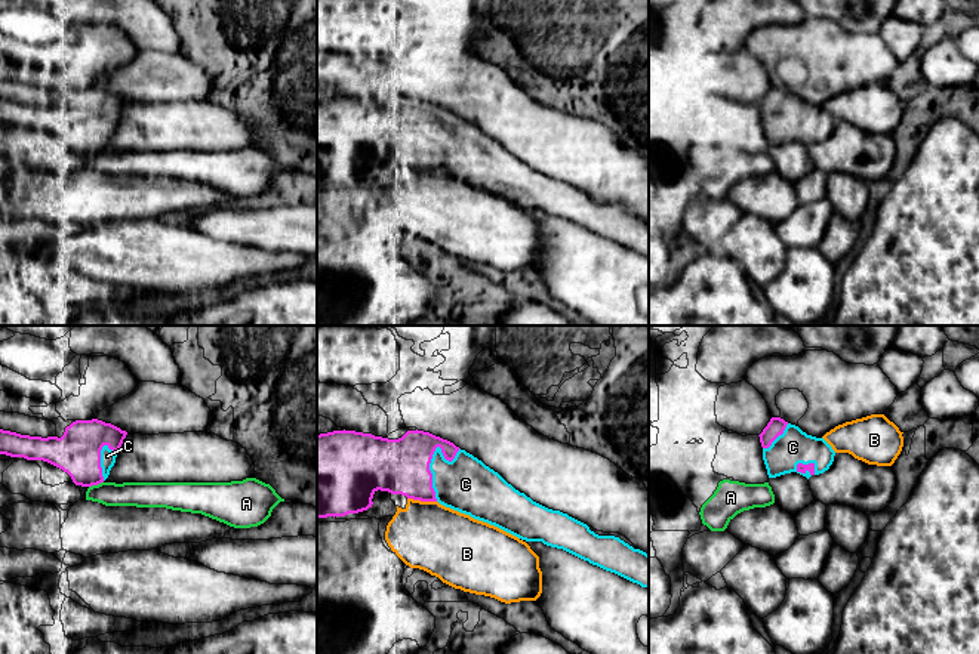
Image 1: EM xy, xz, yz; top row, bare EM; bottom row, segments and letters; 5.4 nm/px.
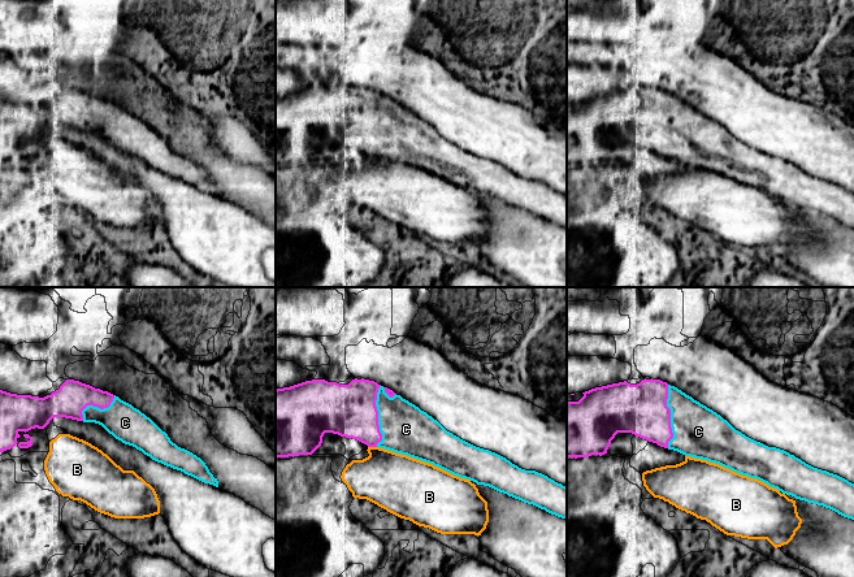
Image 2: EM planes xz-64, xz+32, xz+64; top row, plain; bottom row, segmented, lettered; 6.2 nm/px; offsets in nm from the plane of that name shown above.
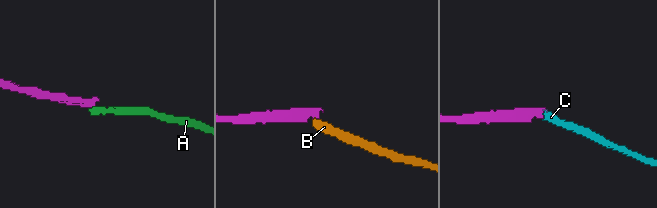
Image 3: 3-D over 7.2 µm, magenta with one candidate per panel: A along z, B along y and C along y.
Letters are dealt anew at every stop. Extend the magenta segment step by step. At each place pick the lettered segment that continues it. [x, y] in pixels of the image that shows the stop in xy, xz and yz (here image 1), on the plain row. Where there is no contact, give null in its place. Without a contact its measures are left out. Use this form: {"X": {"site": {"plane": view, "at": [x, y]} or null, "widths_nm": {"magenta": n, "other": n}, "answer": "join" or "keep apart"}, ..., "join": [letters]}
{"A": {"site": {"plane": "xy", "at": [95, 153]}, "widths_nm": {"magenta": 240, "other": 140}, "answer": "keep apart"}, "B": {"site": {"plane": "xz", "at": [422, 169]}, "widths_nm": {"magenta": 300, "other": 360}, "answer": "keep apart"}, "C": {"site": {"plane": "xz", "at": [431, 126]}, "widths_nm": {"magenta": 300, "other": 300}, "answer": "keep apart"}, "join": []}

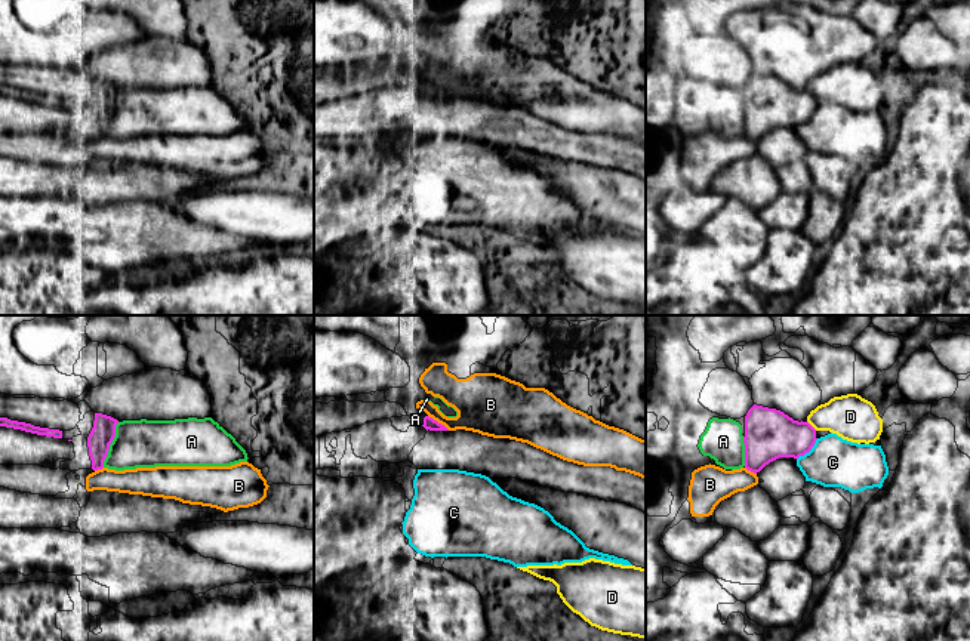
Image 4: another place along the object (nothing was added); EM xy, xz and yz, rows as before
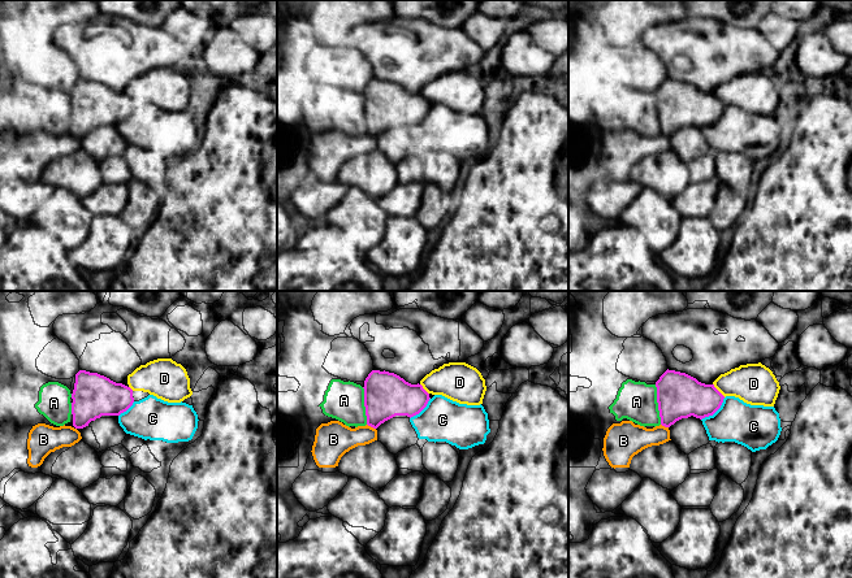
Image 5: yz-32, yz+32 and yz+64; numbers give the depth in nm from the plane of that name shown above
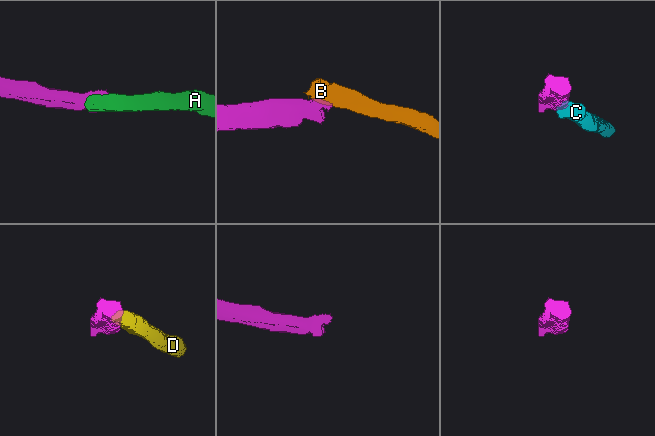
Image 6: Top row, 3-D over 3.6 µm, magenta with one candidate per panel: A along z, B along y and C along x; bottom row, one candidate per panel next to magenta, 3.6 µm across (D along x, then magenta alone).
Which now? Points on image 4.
{"A": {"site": {"plane": "xy", "at": [110, 111]}, "widths_nm": {"magenta": 130, "other": 260}, "answer": "keep apart"}, "B": {"site": {"plane": "xz", "at": [437, 91]}, "widths_nm": {"magenta": 70, "other": 260}, "answer": "keep apart"}, "C": {"site": {"plane": "yz", "at": [809, 119]}, "widths_nm": {"magenta": 280, "other": 280}, "answer": "join"}, "D": {"site": {"plane": "yz", "at": [810, 94]}, "widths_nm": {"magenta": 280, "other": 240}, "answer": "keep apart"}, "join": ["C"]}

